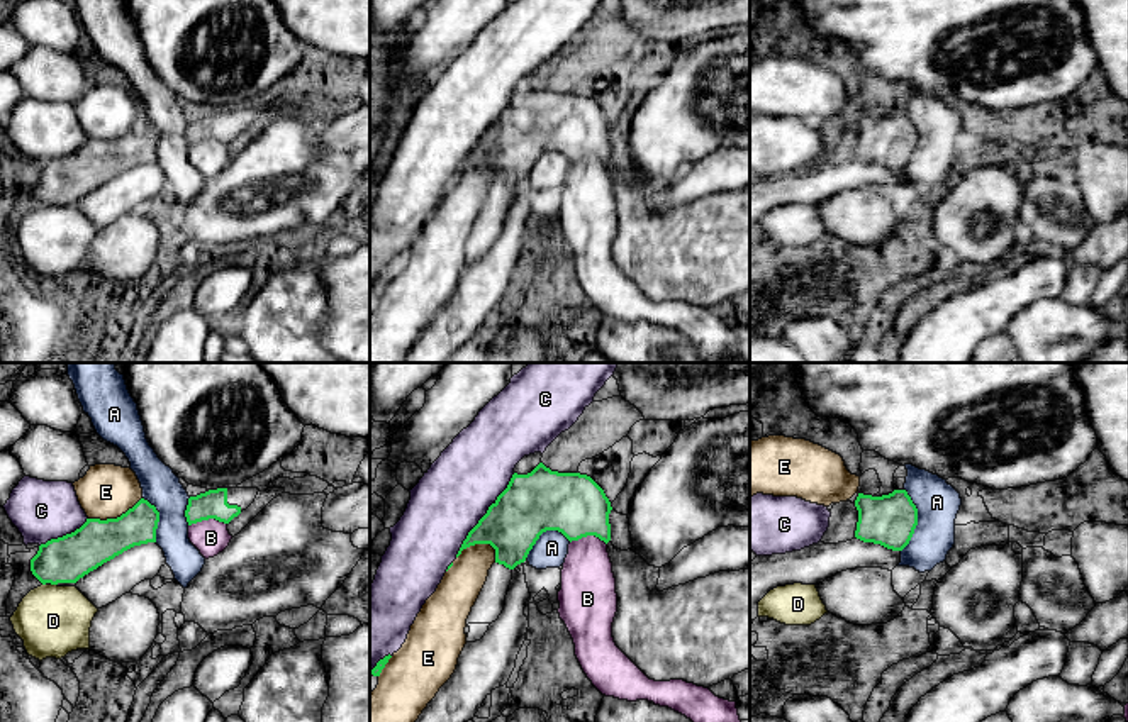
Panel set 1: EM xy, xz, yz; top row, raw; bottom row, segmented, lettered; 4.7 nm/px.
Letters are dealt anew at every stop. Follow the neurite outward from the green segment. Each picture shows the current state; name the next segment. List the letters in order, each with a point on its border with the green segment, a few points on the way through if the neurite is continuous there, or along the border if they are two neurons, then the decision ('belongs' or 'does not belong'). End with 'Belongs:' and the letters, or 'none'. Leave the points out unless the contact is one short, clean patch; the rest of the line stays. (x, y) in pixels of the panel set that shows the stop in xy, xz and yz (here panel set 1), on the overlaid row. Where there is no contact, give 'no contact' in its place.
A: yz (916, 521) | along yz (904, 488), (916, 509), (916, 527), (910, 543), (901, 551) | does not belong
B: xy (207, 519) | along xy (226, 522), (202, 519), (189, 526) | does not belong
C: xz (484, 516) | does not belong
D: xy (55, 583) | does not belong
E: xy (114, 519) | does not belong
Belongs: none

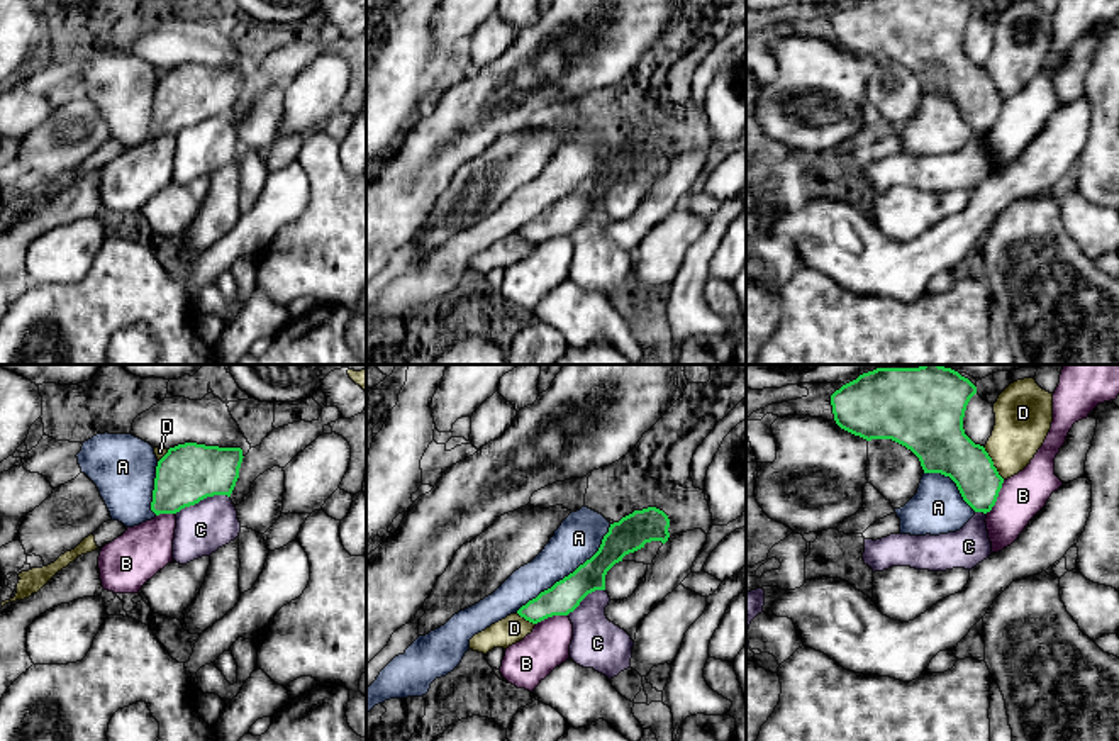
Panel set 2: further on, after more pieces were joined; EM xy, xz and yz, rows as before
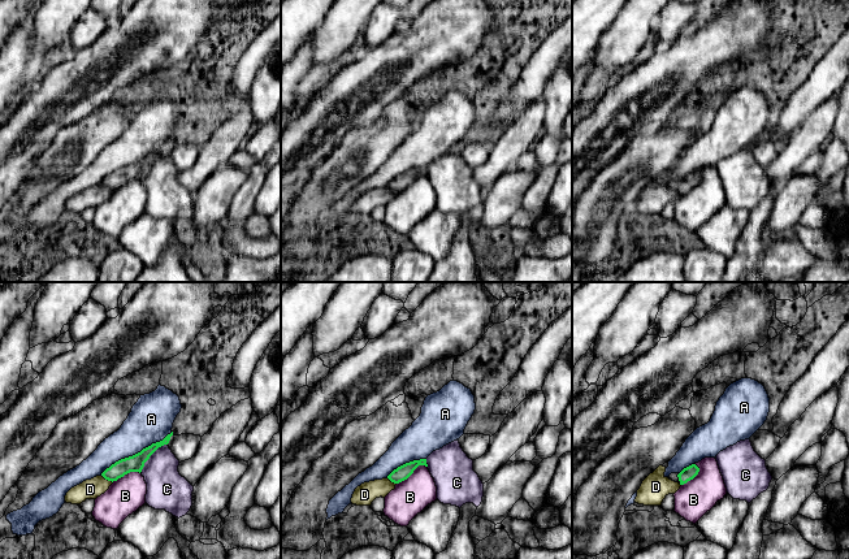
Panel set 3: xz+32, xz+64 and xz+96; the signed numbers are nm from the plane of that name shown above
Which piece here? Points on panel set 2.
A: xz (570, 573) | does not belong
B: yz (997, 495) | along yz (1004, 480), (996, 504), (985, 512) | does not belong
C: xy (202, 499) | along xy (229, 495), (207, 495), (175, 514) | does not belong
D: yz (992, 463) | does not belong
Belongs: none

